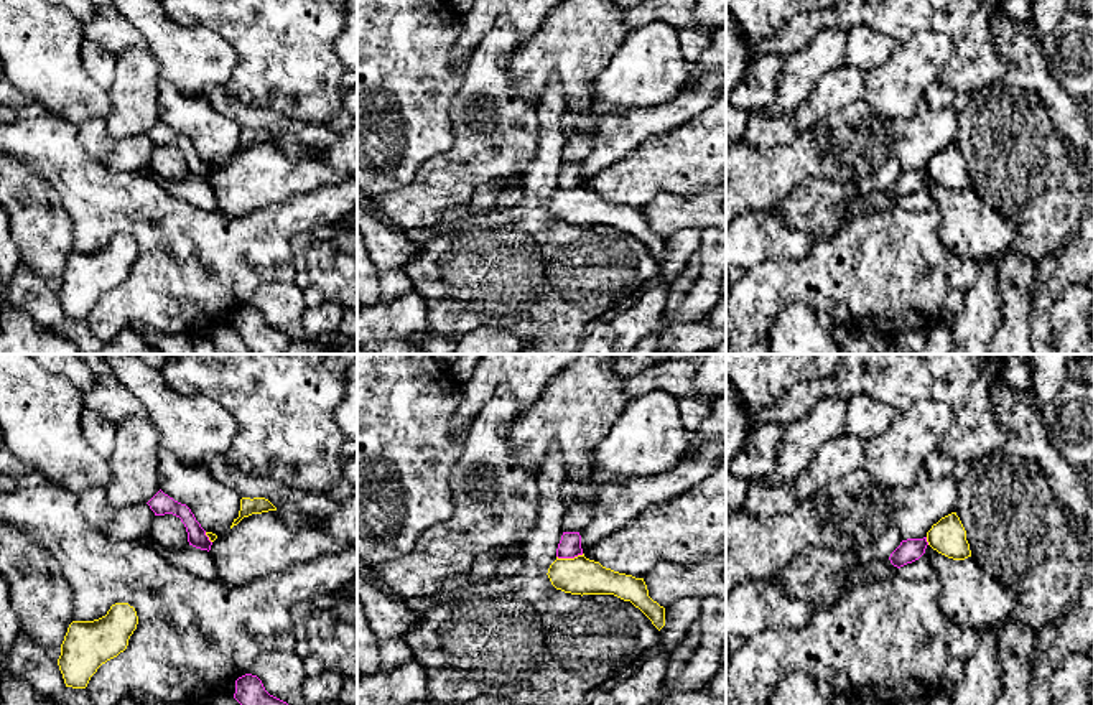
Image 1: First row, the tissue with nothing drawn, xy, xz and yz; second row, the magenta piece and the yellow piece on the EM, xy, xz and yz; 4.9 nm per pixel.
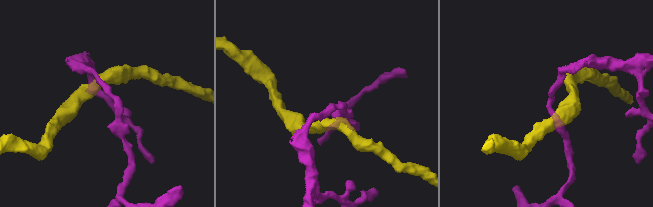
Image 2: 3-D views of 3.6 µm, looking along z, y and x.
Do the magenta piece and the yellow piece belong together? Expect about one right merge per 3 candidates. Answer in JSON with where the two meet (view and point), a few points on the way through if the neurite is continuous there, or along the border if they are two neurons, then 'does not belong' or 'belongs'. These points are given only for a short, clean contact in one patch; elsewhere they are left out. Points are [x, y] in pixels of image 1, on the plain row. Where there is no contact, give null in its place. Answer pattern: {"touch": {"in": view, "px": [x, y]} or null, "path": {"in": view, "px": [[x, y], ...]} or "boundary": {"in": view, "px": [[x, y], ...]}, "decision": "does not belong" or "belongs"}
{"touch": {"in": "xz", "px": [570, 188]}, "boundary": {"in": "xz", "px": [[583, 185], [557, 188]]}, "decision": "does not belong"}

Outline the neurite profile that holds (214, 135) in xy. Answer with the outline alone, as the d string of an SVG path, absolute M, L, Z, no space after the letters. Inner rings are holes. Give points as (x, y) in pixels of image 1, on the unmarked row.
M160 79L160 120L186 135L206 163L226 165L239 148L240 127L217 112L204 97L188 96L176 84Z

